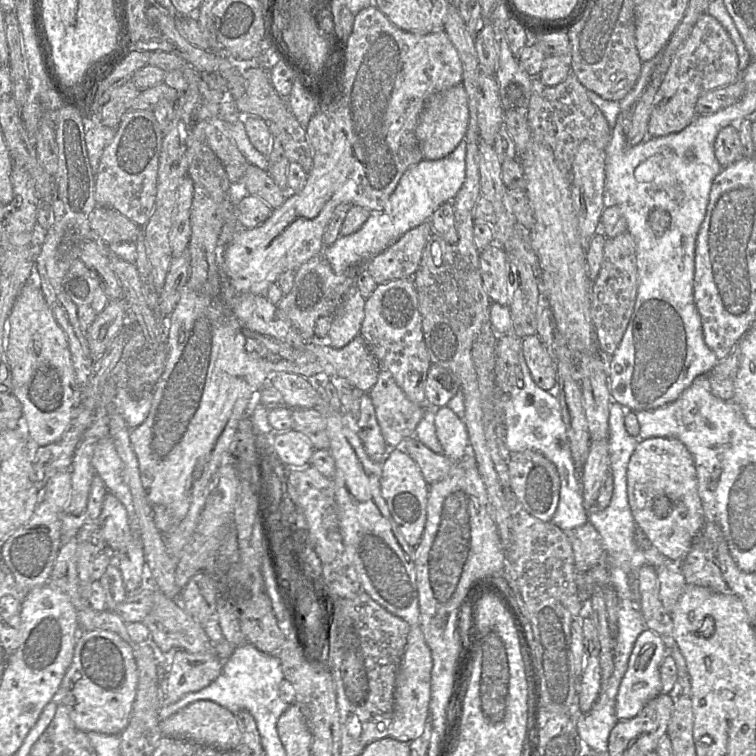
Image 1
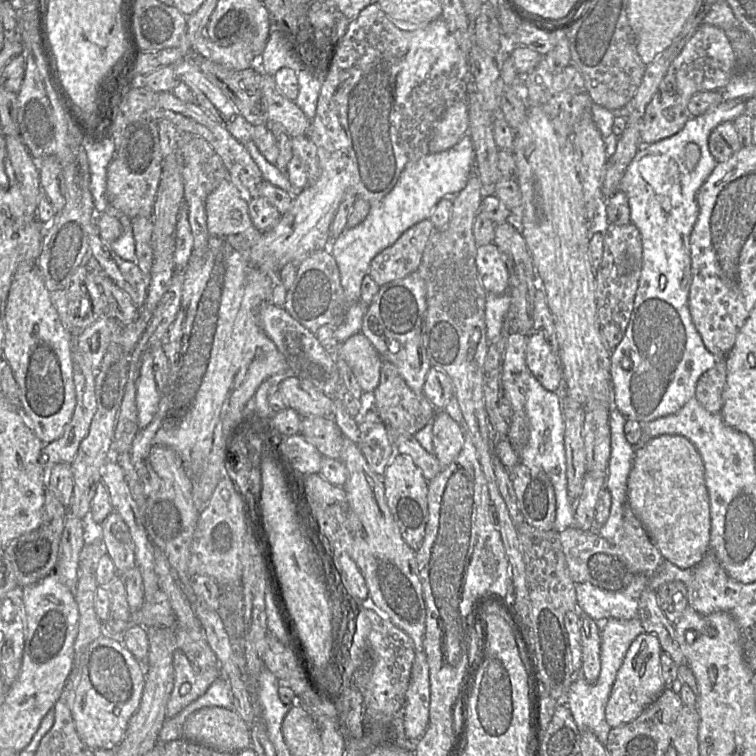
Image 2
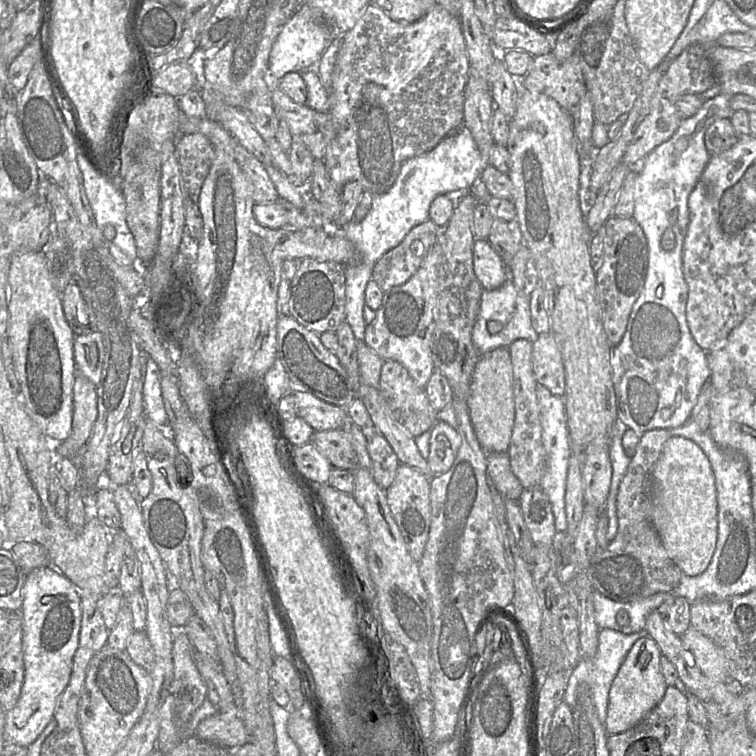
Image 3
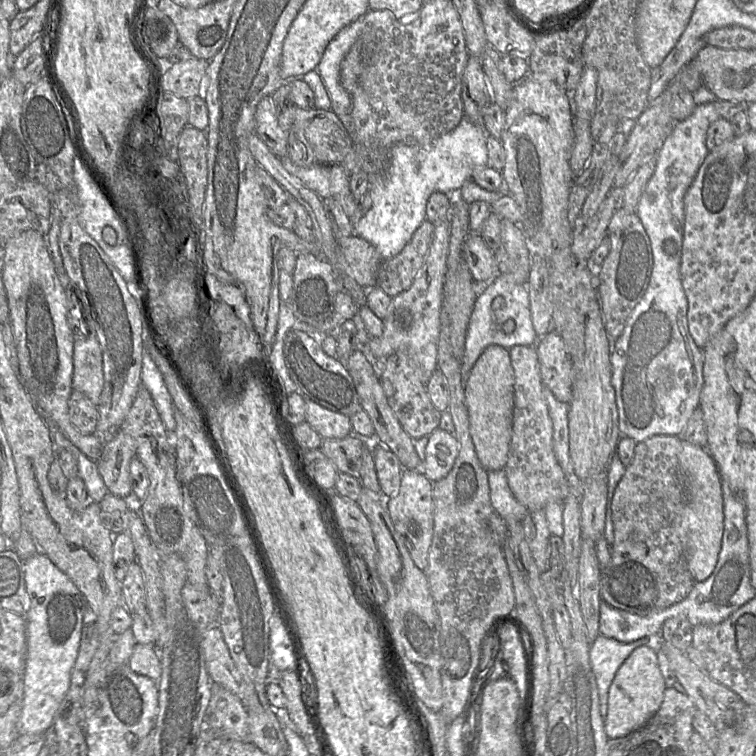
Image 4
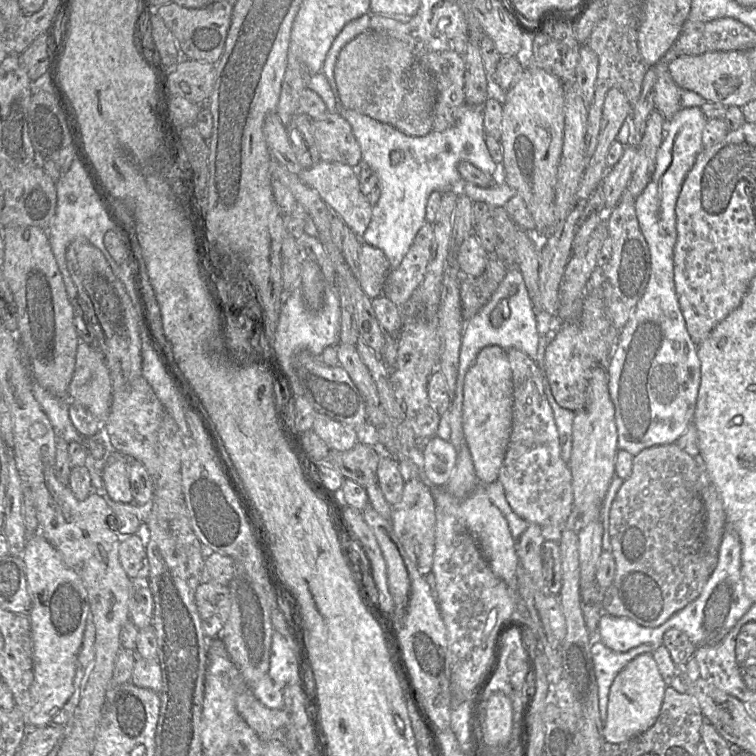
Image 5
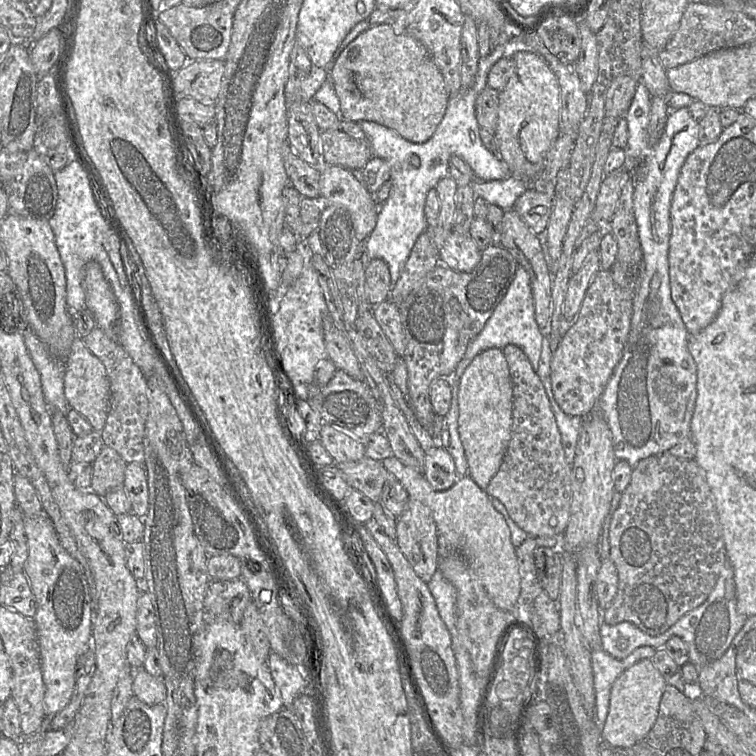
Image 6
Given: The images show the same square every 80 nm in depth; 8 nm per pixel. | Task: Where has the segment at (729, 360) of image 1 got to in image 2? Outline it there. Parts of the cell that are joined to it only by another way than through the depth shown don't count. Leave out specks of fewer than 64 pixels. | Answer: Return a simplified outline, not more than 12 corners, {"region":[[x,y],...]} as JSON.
{"region":[[725,360],[697,382],[695,397],[710,413],[721,410]]}

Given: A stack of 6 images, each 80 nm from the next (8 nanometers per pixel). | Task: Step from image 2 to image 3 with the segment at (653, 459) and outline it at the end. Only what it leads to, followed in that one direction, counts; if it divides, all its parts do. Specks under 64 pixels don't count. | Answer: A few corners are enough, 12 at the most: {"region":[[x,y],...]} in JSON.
{"region":[[670,437],[652,472],[649,520],[683,574],[716,548],[715,477]]}

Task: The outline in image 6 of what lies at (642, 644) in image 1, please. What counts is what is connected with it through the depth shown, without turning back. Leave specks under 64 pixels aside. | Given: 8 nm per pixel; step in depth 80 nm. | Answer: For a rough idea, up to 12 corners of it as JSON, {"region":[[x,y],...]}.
{"region":[[652,659],[613,683],[601,738],[630,747],[653,727],[666,681]]}

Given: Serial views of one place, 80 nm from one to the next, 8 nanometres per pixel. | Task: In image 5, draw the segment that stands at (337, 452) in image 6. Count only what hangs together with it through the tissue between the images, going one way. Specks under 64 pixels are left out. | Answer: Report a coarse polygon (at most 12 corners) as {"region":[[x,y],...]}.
{"region":[[316,411],[312,431],[329,450],[358,443],[352,427]]}

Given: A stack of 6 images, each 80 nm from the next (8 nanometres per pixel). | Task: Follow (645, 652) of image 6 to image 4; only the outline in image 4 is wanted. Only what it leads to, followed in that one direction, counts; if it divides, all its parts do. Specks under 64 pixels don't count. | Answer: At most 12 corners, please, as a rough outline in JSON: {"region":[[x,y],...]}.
{"region":[[601,634],[590,645],[600,714],[607,716],[609,687],[617,670],[644,637],[623,643]]}

